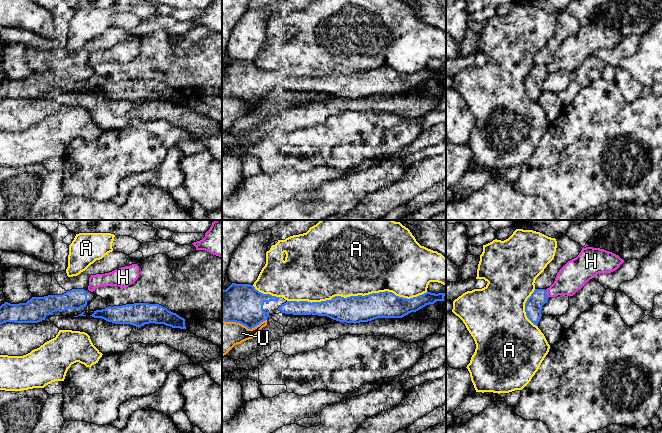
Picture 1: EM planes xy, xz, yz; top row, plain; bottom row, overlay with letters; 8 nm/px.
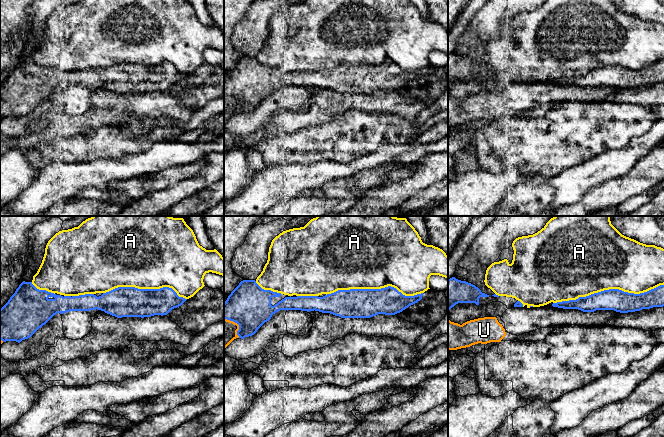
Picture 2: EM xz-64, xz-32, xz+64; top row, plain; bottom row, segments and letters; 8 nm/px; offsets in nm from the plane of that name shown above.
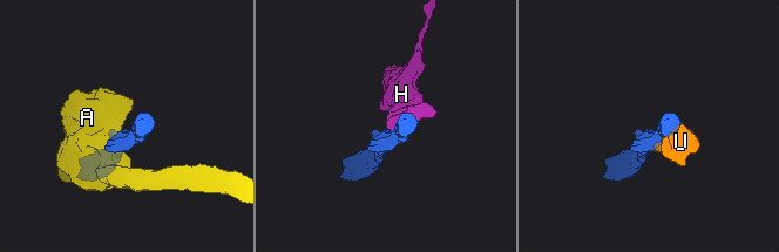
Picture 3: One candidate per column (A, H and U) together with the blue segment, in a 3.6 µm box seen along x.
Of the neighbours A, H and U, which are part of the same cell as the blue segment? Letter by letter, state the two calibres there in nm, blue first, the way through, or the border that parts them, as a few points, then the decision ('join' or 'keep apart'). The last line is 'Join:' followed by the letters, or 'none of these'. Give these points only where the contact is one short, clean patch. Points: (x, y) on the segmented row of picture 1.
A: calibres 220 and 500 nm; keep apart
H: calibres 140 and 220 nm; border yz (545, 290), (548, 297); keep apart
U: calibres 320 and 240 nm; keep apart
Join: none of these

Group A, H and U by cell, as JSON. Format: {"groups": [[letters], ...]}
{"groups": [["A"], ["H"], ["U"]]}

